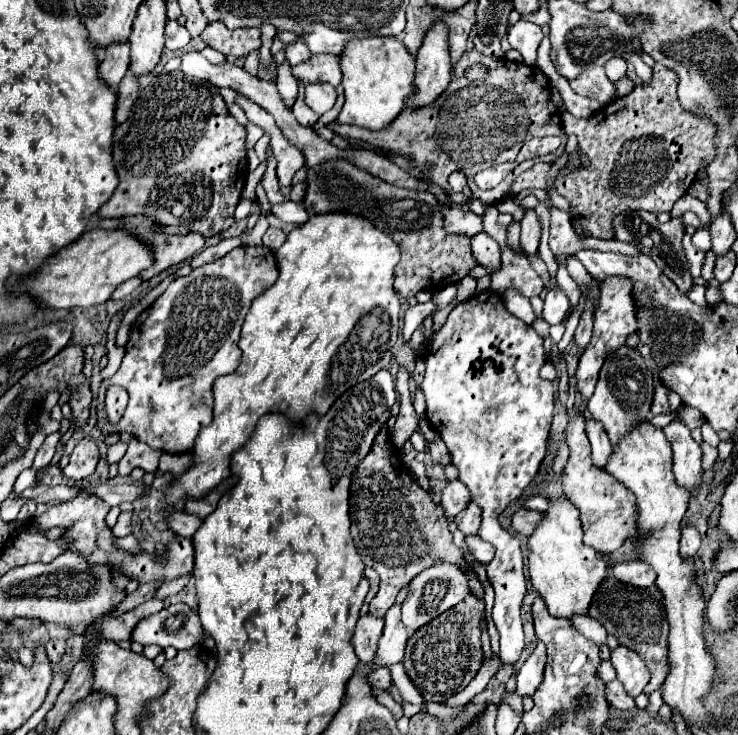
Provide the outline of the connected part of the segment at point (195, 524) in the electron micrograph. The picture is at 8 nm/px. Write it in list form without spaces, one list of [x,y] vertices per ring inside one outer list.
[[[170,512],[166,518],[164,518],[166,526],[170,532],[174,532],[176,536],[184,536],[184,538],[190,538],[202,524],[200,518],[196,516],[190,516],[186,512]]]

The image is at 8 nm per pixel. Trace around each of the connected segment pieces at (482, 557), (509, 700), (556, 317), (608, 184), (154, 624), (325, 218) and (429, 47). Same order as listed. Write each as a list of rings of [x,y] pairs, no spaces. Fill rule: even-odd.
[[[466,536],[466,546],[470,548],[470,552],[474,554],[474,558],[482,564],[488,564],[494,556],[494,548],[492,544],[480,540],[480,536]]]
[[[505,690],[502,696],[502,702],[509,704],[518,715],[523,716],[524,709],[522,698],[517,692],[509,693]]]
[[[556,286],[556,288],[548,290],[548,294],[546,294],[546,298],[544,298],[544,312],[542,312],[542,318],[544,318],[550,326],[562,324],[568,308],[570,308],[568,296],[564,294],[562,288]]]
[[[654,64],[652,80],[648,84],[638,84],[628,96],[600,108],[588,118],[562,114],[562,128],[566,134],[578,138],[580,150],[590,158],[588,168],[562,168],[554,178],[554,190],[572,204],[572,224],[576,232],[586,232],[594,238],[612,238],[612,216],[626,210],[648,210],[654,214],[670,212],[674,202],[686,194],[696,178],[696,172],[716,158],[716,130],[718,126],[704,116],[696,116],[680,106],[678,100],[678,76],[664,64]],[[578,220],[590,220],[584,228],[578,228]]]
[[[172,604],[156,616],[144,618],[132,638],[140,644],[158,644],[162,648],[174,646],[176,650],[190,650],[202,642],[204,630],[198,614],[186,604]]]
[[[348,212],[310,214],[308,222],[302,224],[302,226],[296,226],[288,234],[288,238],[280,246],[280,250],[276,250],[276,262],[278,262],[278,272],[280,272],[276,284],[266,294],[258,296],[252,302],[252,308],[250,308],[250,312],[246,316],[246,322],[242,326],[242,338],[240,338],[242,362],[240,362],[240,368],[236,372],[232,372],[230,376],[220,376],[220,380],[216,380],[216,384],[214,384],[214,416],[216,416],[216,420],[214,420],[212,426],[204,428],[204,432],[200,432],[200,436],[196,438],[196,448],[192,450],[194,452],[194,466],[186,474],[176,478],[176,482],[168,490],[168,494],[164,498],[164,504],[168,504],[168,506],[178,502],[182,496],[200,498],[206,492],[210,492],[212,488],[216,488],[224,478],[228,478],[230,476],[230,456],[248,442],[248,438],[254,434],[258,418],[264,416],[266,412],[284,412],[290,420],[296,420],[296,422],[300,422],[300,418],[304,418],[308,412],[322,414],[332,406],[336,396],[344,394],[352,384],[358,384],[362,380],[372,378],[378,370],[386,368],[392,360],[392,348],[398,340],[398,330],[400,330],[400,300],[398,300],[398,294],[392,288],[394,270],[396,270],[396,264],[400,262],[400,246],[392,240],[392,236],[388,236],[386,232],[380,232],[368,218],[362,218],[362,216],[356,216],[356,214],[348,214]]]
[[[434,20],[422,40],[416,54],[416,88],[418,94],[408,106],[426,106],[444,92],[450,84],[450,52],[448,52],[448,26],[442,20]]]

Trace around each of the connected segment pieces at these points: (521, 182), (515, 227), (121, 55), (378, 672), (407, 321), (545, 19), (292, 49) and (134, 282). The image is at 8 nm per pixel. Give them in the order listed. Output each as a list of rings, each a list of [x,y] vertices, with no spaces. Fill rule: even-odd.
[[[536,164],[534,168],[530,168],[522,176],[518,176],[514,186],[510,188],[510,196],[518,194],[522,190],[532,190],[532,188],[542,188],[544,192],[548,192],[548,188],[550,188],[548,180],[546,180],[548,170],[550,170],[550,164]]]
[[[512,222],[510,226],[508,226],[508,244],[512,246],[512,250],[516,250],[516,252],[520,252],[520,222]]]
[[[112,42],[106,48],[106,58],[100,64],[100,78],[106,80],[110,86],[118,86],[130,66],[130,44],[126,42]]]
[[[374,668],[370,674],[368,674],[368,682],[376,688],[376,690],[388,690],[392,678],[390,678],[390,670],[388,668]]]
[[[434,302],[414,304],[414,306],[410,306],[410,308],[406,310],[406,314],[404,314],[404,328],[402,328],[402,338],[404,338],[404,342],[410,340],[412,332],[422,324],[422,320],[424,320],[430,312],[434,312]]]
[[[542,6],[535,14],[522,14],[521,18],[533,22],[541,27],[549,24],[551,20],[551,16],[546,6]]]
[[[294,42],[286,48],[286,60],[290,62],[290,66],[296,66],[296,64],[308,60],[308,56],[310,56],[308,48],[304,48],[304,44],[300,44],[300,42]]]
[[[134,277],[126,282],[123,282],[116,288],[114,293],[111,296],[113,300],[121,300],[131,294],[137,287],[142,284],[143,280],[140,277]]]

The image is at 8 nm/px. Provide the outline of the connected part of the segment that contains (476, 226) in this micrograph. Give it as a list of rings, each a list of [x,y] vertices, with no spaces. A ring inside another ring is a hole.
[[[442,206],[442,212],[444,212],[448,232],[474,236],[474,234],[478,234],[482,230],[482,220],[474,212],[464,212],[458,206],[452,206],[452,208]]]

